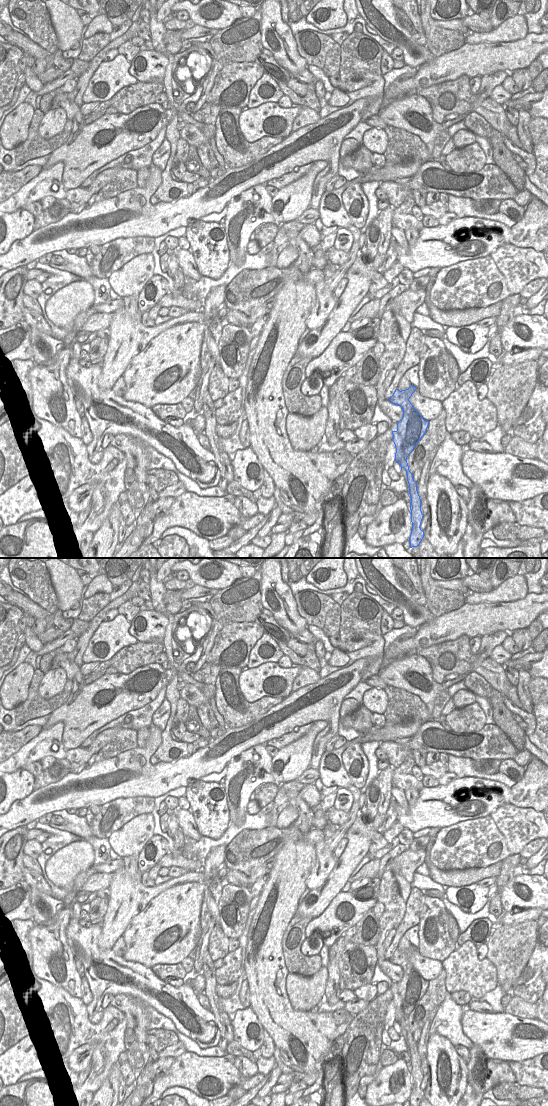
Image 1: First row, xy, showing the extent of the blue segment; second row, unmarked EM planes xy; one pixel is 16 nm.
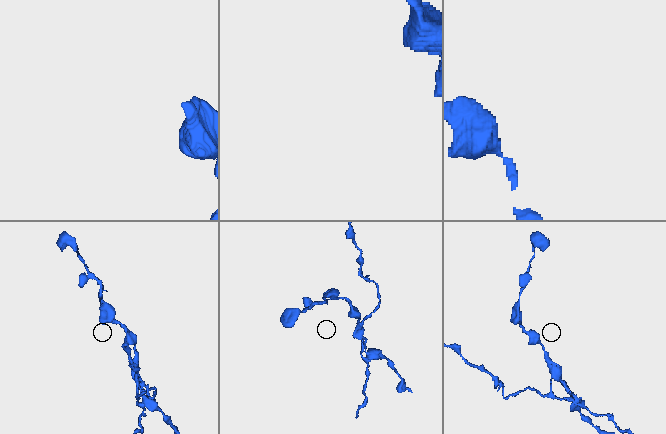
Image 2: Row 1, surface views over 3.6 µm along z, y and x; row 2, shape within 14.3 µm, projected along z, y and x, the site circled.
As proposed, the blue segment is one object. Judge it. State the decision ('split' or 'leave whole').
split

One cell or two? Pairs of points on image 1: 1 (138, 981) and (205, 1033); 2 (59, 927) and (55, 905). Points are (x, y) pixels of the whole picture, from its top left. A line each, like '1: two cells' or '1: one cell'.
1: one cell
2: two cells

